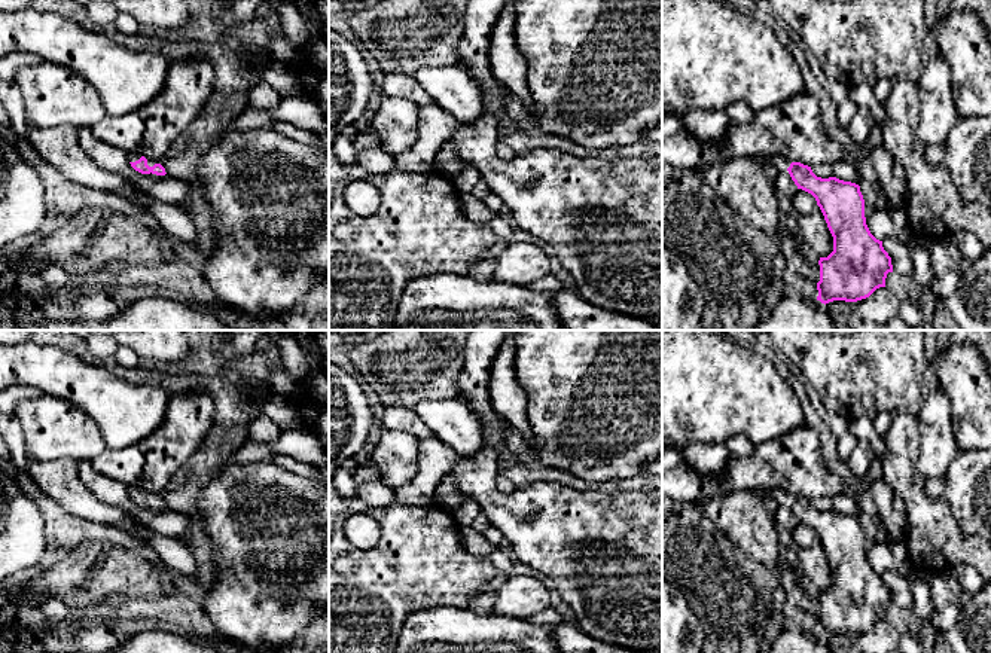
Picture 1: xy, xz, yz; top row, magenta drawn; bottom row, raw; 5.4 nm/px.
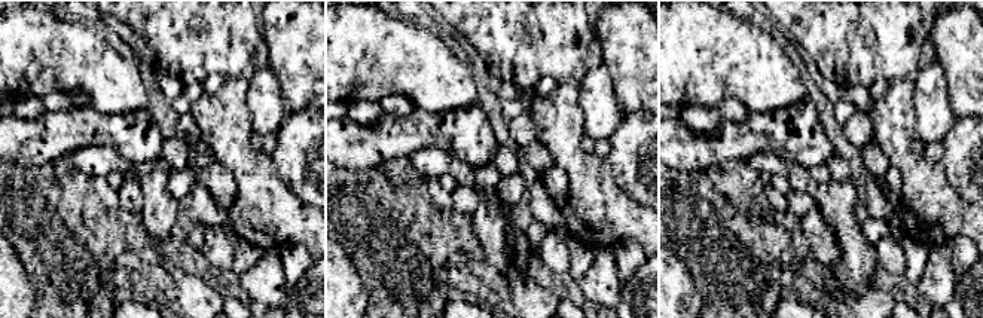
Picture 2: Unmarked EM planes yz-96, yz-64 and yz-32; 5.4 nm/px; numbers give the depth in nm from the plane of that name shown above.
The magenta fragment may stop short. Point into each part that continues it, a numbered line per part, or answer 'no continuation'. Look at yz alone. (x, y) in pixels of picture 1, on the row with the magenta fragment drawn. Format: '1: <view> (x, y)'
1: yz (781, 164)

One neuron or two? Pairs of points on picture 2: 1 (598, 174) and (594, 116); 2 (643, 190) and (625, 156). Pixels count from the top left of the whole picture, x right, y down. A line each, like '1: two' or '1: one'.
1: two
2: one

